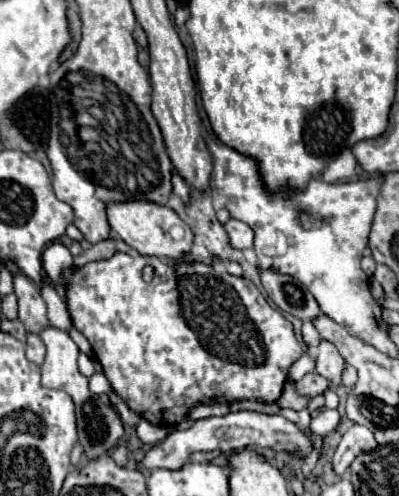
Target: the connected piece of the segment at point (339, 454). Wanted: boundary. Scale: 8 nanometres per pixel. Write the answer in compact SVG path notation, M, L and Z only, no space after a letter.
M352 425L344 435L342 441L332 457L332 467L336 473L346 473L346 469L350 467L350 463L354 461L354 457L358 457L360 453L368 453L374 451L378 447L372 431L364 425Z

